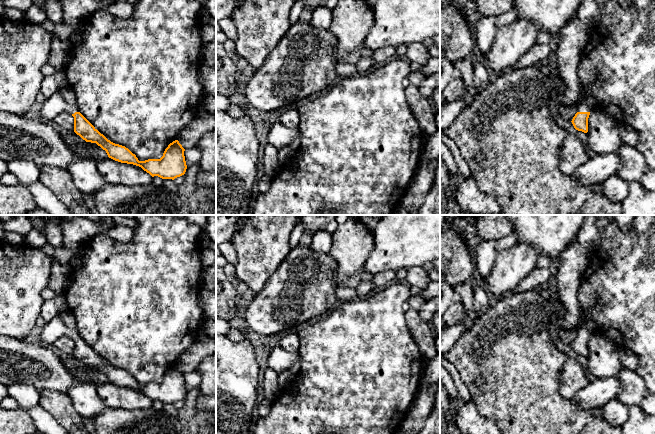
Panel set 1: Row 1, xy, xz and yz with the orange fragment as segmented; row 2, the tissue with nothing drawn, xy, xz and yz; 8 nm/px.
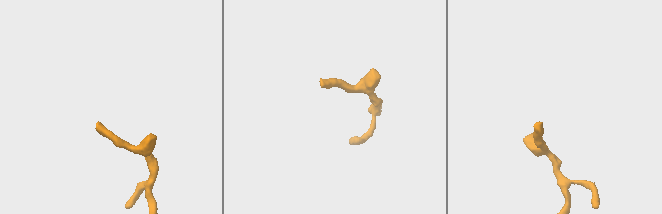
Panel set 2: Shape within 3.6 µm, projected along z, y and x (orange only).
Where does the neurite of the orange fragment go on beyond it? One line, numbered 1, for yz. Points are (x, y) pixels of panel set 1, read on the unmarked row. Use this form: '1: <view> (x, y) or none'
1: yz (582, 331)

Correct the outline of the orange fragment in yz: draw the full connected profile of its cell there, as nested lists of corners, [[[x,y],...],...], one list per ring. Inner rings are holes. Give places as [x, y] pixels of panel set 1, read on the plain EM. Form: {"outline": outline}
{"outline": [[[582,327],[578,330],[577,337],[571,345],[576,354],[584,357],[588,356],[588,342],[590,336],[591,333],[586,328]]]}

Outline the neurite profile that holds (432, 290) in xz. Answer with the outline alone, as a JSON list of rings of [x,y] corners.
[[[440,280],[438,281],[430,281],[428,285],[417,291],[425,300],[431,299],[434,297],[440,297]]]

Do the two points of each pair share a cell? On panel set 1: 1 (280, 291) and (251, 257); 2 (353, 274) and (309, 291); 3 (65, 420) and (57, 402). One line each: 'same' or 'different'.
1: different
2: different
3: same

